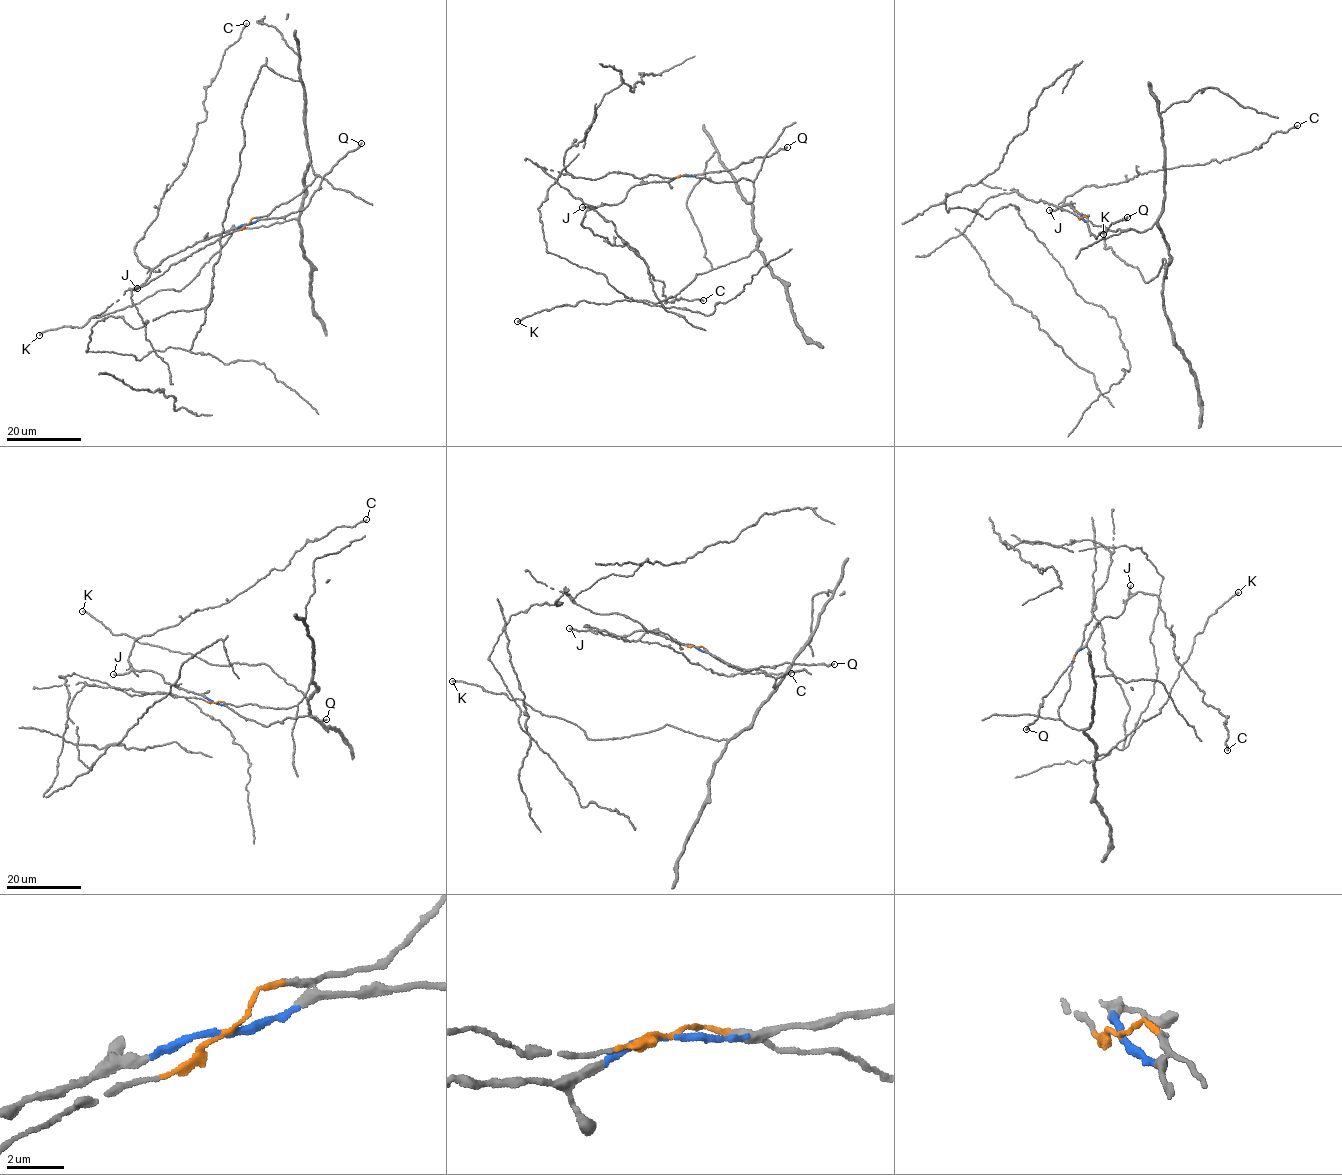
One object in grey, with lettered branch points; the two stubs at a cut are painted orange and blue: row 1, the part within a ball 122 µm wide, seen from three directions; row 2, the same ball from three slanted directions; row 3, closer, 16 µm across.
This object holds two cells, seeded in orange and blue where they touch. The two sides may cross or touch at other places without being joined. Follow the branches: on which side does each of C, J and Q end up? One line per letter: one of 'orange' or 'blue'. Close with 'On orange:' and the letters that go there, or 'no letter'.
C: blue
J: blue
Q: blue
On orange: no letter

